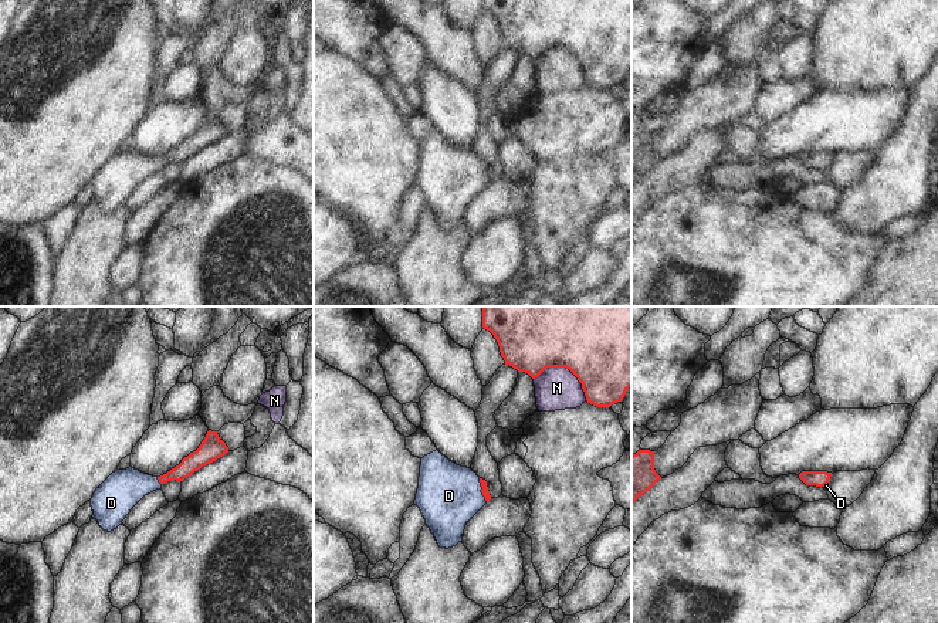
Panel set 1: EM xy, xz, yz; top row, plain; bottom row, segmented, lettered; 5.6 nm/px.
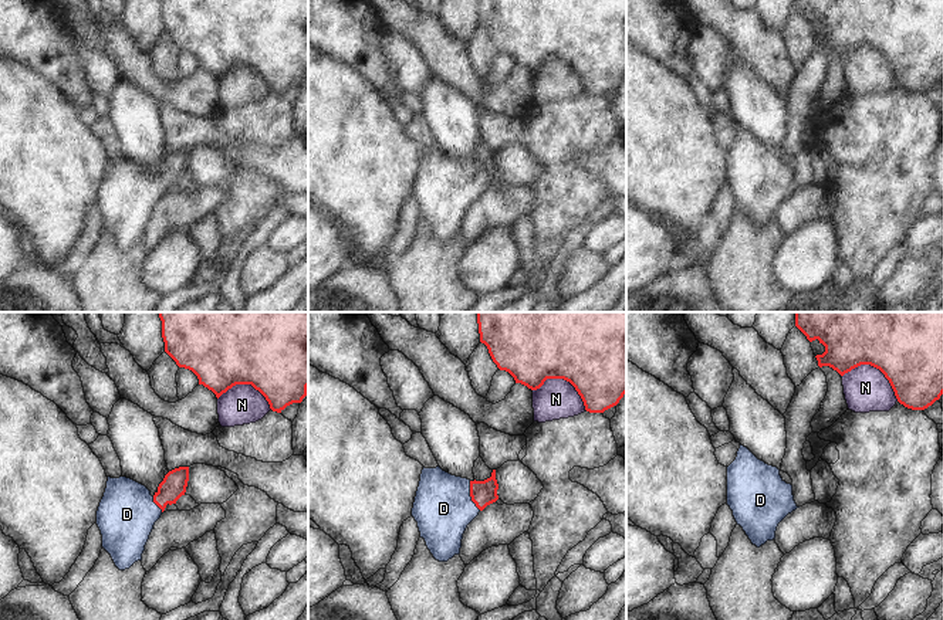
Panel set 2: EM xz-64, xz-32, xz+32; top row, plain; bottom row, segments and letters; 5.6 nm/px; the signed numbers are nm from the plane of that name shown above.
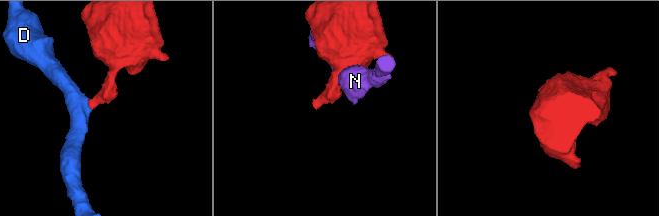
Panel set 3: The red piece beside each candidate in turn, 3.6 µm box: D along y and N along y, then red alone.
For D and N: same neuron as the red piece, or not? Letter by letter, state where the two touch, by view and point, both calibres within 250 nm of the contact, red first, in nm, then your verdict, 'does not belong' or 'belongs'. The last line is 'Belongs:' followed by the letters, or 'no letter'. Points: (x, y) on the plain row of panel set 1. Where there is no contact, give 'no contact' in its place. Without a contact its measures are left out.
D: xz (481, 172) | 50/360 nm | belongs
N: xz (566, 50) | 440/240 nm | does not belong
Belongs: D

